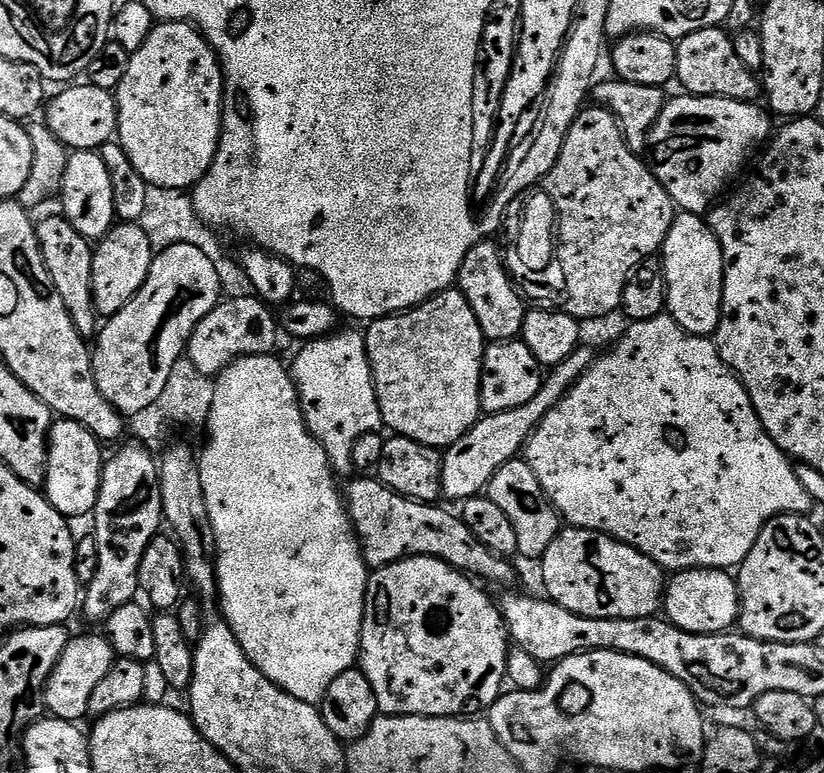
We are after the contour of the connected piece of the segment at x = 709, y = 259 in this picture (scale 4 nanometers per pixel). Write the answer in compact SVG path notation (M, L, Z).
M677 215L664 239L662 263L668 287L667 315L692 336L715 337L724 309L724 251L703 215Z

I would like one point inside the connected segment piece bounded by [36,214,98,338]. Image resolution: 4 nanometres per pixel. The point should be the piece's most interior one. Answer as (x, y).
(67, 255)

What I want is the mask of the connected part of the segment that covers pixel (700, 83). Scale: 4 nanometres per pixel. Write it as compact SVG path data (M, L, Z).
M723 27L694 30L676 44L675 79L689 96L717 96L727 100L741 100L747 104L759 101L762 84L754 73L738 58L734 50L734 39Z

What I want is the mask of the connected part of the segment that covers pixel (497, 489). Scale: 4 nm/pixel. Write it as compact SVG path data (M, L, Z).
M517 458L506 462L506 466L502 466L502 470L498 470L498 474L494 474L494 478L488 483L486 494L505 512L506 518L510 518L514 534L518 534L517 553L533 562L543 558L546 550L550 550L550 542L554 542L554 538L560 533L562 517L542 490L527 459Z

